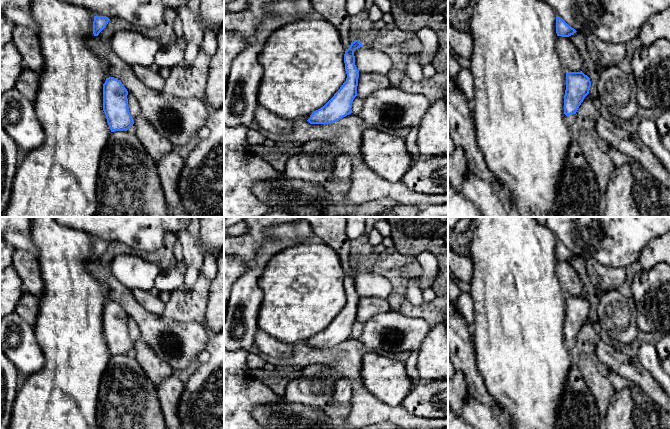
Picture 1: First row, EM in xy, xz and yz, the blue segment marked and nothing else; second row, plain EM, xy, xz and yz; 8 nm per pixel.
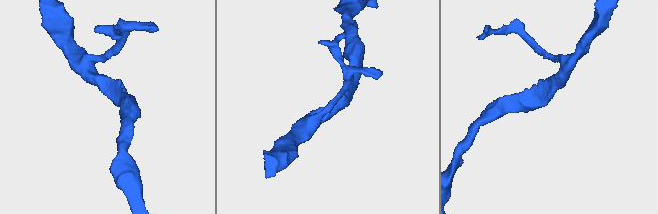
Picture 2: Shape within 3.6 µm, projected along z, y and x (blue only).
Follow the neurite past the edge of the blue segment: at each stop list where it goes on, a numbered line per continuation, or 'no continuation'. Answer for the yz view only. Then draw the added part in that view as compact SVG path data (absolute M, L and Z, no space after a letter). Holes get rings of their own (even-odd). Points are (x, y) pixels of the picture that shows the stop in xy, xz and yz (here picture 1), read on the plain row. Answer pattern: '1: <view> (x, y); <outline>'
1: yz (571, 342); M571 338L569 340L565 339L565 344L567 347L574 347L576 343L576 338Z

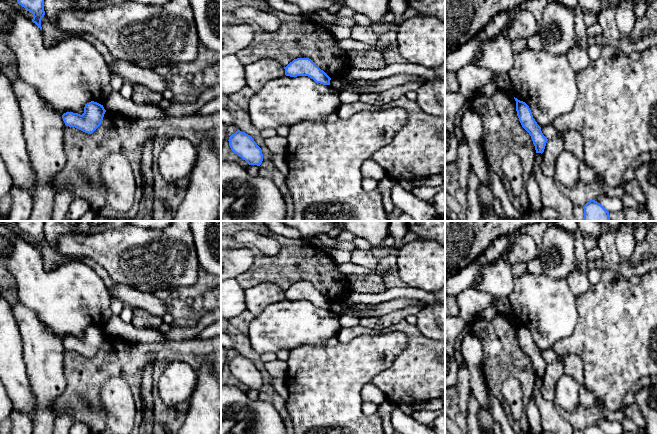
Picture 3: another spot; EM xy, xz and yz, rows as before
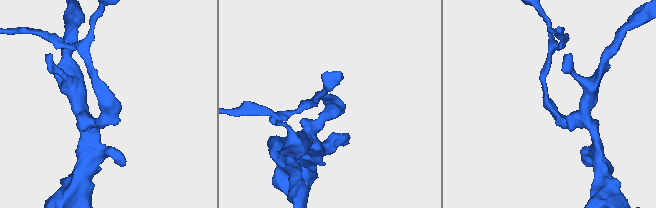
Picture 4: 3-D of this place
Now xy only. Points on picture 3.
no continuation

